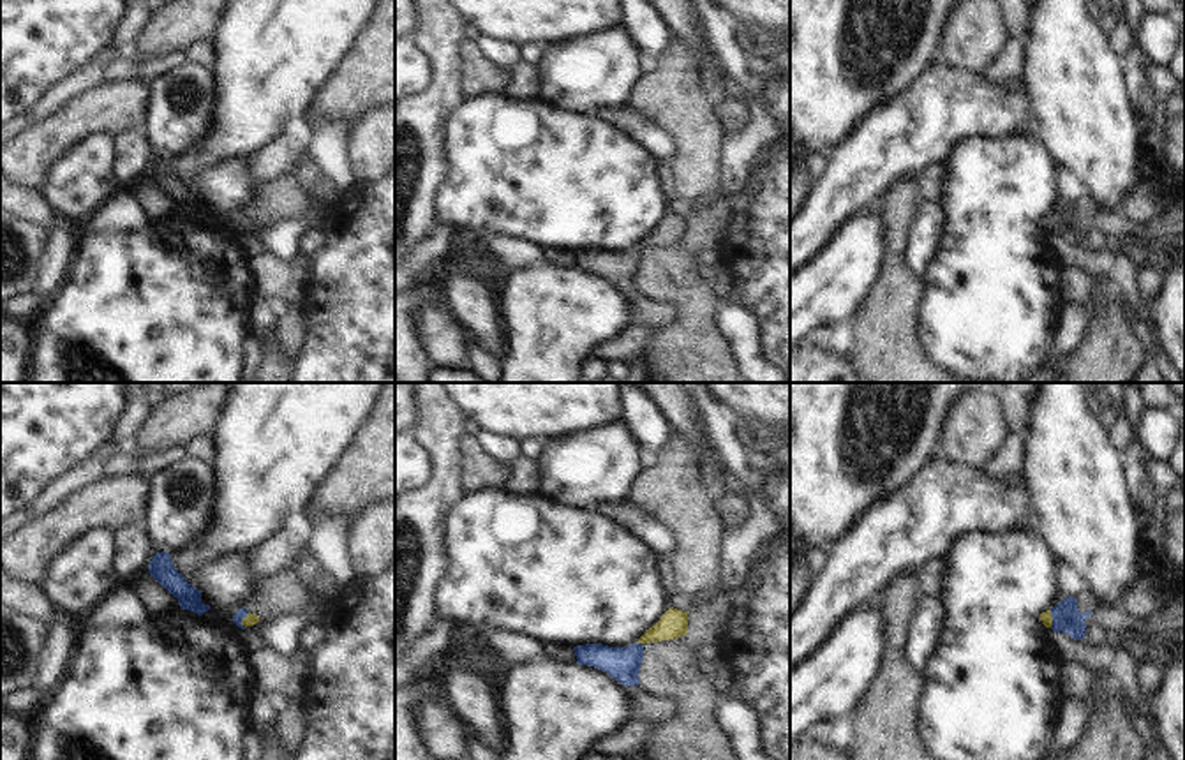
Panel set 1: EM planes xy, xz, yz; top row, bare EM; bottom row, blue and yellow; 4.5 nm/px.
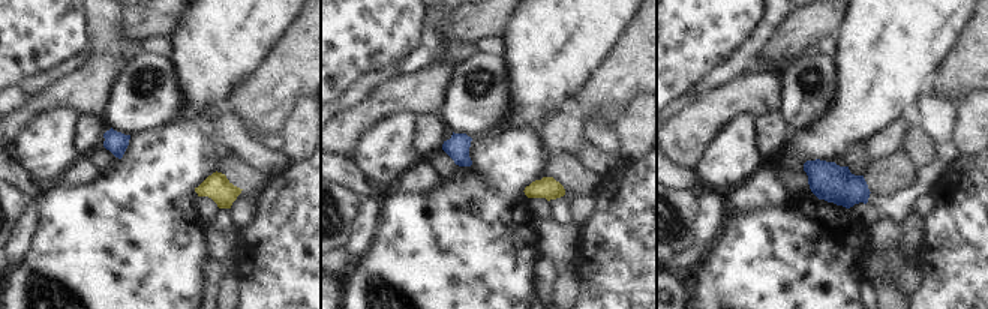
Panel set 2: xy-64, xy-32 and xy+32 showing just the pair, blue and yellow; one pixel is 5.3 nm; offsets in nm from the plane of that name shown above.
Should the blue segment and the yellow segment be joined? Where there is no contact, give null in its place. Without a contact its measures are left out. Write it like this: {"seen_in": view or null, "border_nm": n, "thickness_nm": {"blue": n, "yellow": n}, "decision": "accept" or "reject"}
{"seen_in": "xz", "border_nm": 30, "thickness_nm": {"blue": 160, "yellow": 130}, "decision": "accept"}

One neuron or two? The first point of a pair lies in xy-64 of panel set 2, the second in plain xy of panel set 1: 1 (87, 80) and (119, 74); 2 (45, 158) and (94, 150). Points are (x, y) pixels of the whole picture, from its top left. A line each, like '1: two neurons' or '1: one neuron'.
1: two neurons
2: one neuron

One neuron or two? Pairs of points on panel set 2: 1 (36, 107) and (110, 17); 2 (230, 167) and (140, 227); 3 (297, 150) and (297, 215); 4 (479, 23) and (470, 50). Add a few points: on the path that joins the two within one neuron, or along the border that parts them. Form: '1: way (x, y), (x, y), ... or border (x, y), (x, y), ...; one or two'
1: way (63, 93), (71, 92), (107, 56), (107, 44); one
2: border (224, 155), (216, 170); two
3: border (293, 161), (305, 162); two
4: border (455, 42), (474, 44); two

